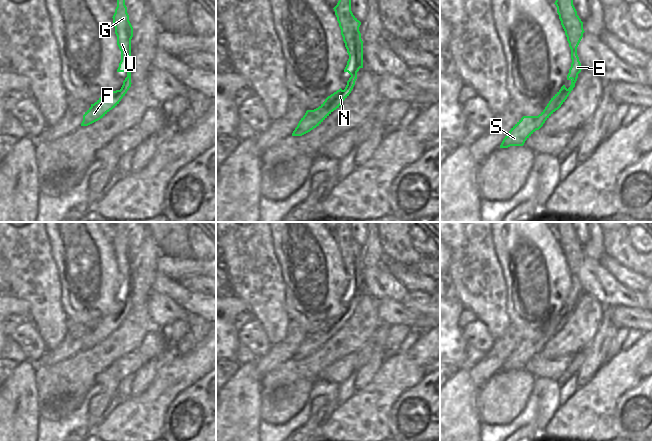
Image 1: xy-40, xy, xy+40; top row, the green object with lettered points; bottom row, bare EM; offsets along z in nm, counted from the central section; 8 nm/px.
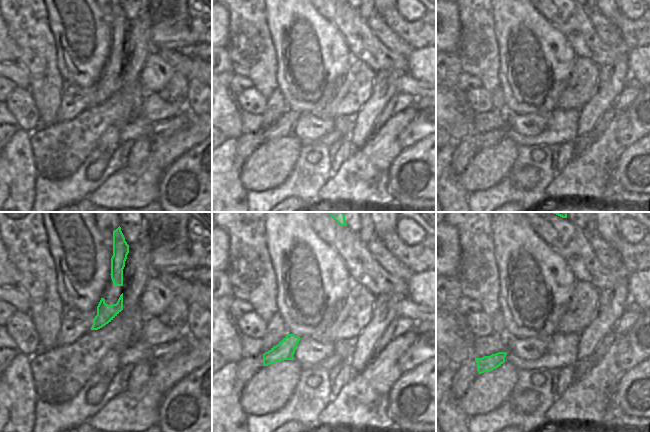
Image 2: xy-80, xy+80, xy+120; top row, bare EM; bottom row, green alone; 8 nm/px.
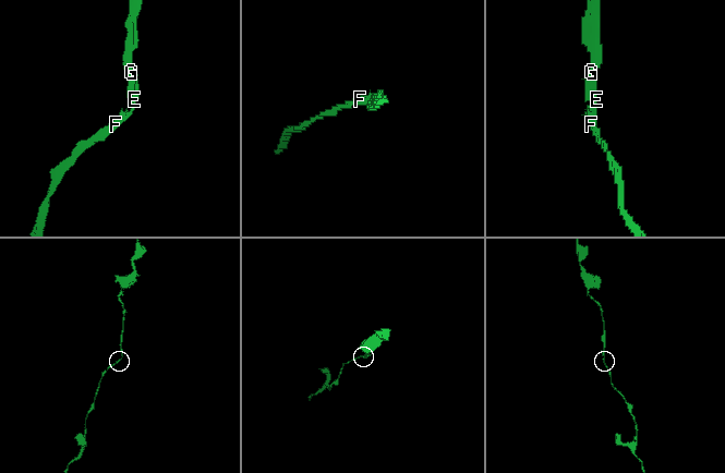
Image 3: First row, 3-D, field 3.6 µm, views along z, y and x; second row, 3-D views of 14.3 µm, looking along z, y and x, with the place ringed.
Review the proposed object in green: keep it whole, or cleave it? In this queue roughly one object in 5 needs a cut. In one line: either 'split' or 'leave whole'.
leave whole

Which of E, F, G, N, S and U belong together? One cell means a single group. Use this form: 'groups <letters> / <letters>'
groups E F G N S U

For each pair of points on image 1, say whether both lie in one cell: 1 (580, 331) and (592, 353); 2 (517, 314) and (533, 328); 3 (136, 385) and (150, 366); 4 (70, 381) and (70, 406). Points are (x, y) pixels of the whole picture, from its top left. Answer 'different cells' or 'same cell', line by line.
1: different cells
2: same cell
3: same cell
4: different cells

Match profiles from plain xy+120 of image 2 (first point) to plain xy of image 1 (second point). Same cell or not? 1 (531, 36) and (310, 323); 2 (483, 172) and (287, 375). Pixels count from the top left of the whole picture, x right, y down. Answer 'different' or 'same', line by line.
1: same
2: different

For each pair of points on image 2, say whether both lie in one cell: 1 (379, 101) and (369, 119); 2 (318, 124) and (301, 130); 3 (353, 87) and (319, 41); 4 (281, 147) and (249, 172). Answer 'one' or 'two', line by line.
1: one
2: one
3: two
4: one

